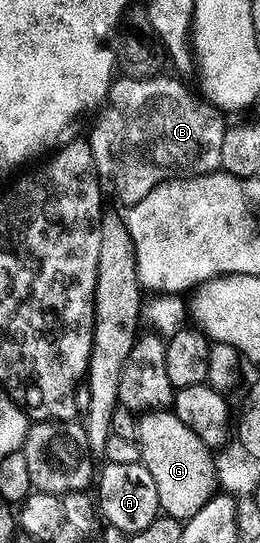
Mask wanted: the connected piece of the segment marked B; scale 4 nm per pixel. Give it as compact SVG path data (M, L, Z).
M167 75L146 79L134 79L121 76L113 80L108 89L104 104L95 114L92 134L86 142L92 148L94 168L101 178L113 177L116 197L124 201L125 206L138 203L150 195L163 181L174 181L186 177L198 177L205 173L214 173L221 168L222 139L226 122L211 104L199 105L188 94L188 89L180 81Z

